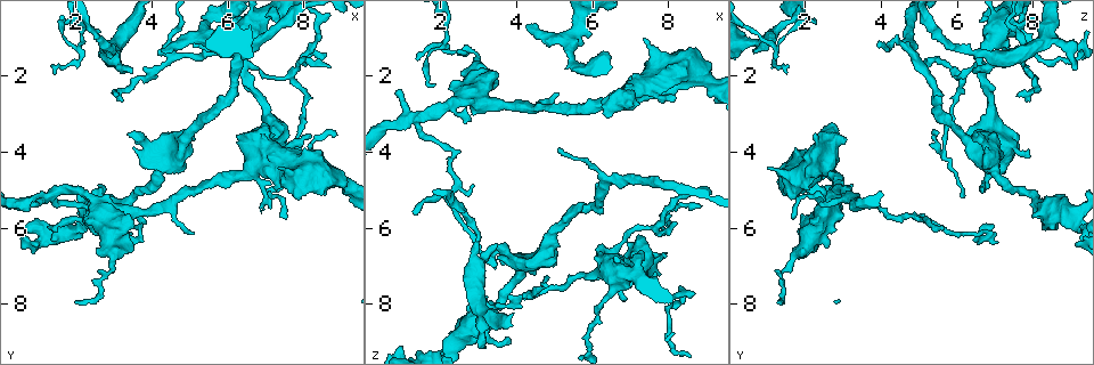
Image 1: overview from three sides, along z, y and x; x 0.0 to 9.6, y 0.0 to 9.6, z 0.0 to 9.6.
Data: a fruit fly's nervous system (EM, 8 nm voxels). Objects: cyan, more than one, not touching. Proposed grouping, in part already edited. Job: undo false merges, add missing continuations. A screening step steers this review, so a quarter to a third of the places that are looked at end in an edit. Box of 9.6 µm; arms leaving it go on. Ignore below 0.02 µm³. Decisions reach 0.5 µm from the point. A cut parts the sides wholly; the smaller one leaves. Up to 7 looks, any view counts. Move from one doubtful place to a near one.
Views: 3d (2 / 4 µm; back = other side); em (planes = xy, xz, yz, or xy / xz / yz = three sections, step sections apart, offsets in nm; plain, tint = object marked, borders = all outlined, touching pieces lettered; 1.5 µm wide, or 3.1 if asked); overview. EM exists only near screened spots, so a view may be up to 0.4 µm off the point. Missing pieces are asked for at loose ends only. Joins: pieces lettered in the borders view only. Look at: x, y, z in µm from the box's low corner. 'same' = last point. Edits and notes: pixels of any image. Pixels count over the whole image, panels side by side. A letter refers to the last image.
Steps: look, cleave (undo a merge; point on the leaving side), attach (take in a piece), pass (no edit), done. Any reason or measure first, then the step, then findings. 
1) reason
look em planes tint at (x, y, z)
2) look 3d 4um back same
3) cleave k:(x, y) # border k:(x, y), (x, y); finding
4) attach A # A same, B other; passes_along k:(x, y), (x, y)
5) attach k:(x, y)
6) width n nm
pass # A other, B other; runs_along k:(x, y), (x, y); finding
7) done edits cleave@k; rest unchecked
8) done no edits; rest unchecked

calibre changes
look em planes plain at (8.70, 4.60, 1.90)

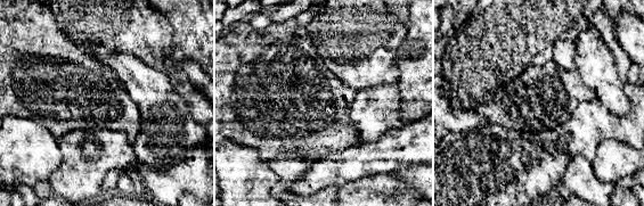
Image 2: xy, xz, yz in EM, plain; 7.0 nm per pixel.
look em planes borders same

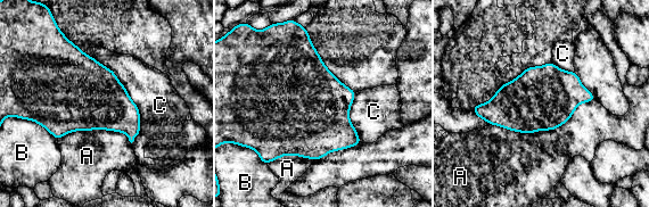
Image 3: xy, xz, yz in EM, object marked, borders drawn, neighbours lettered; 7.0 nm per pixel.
pass # A other, B other, C other; border 3:(87, 54), (138, 109), (131, 143); all the same neuron

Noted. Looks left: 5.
free end
look 3d 4um at (7.05, 5.00, 6.75)

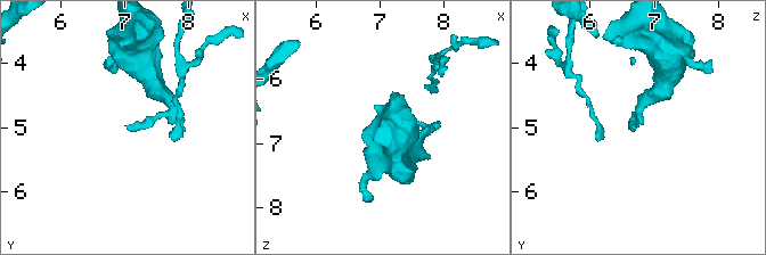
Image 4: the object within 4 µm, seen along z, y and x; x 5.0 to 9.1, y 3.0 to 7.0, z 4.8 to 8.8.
look em planes borders at (7.05, 5.05, 6.65)

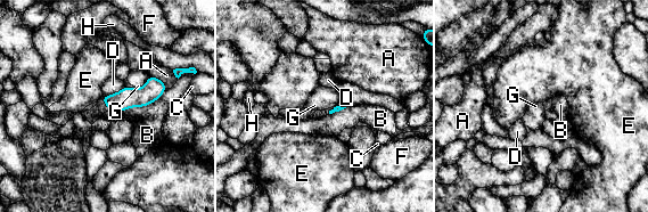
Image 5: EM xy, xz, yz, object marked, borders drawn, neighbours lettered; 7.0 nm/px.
pass # A other, B other, C other, D other, E other, F other, G other, H other; runs_along 5:(162, 86), (142, 97), (105, 98); none of them fits

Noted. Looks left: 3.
free end
look em planes borders at (3.55, 1.85, 6.45)

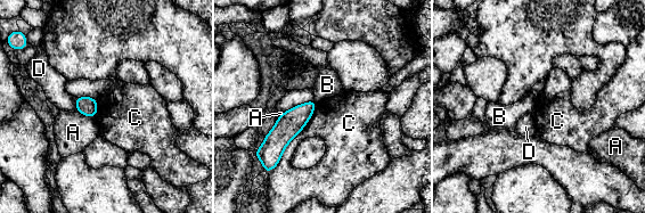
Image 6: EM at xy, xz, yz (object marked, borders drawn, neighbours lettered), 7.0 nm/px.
pass # A other, B other, C other, D other; border 6:(317, 103), (274, 169); none of them fits

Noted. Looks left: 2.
done no edits; rest unchecked

